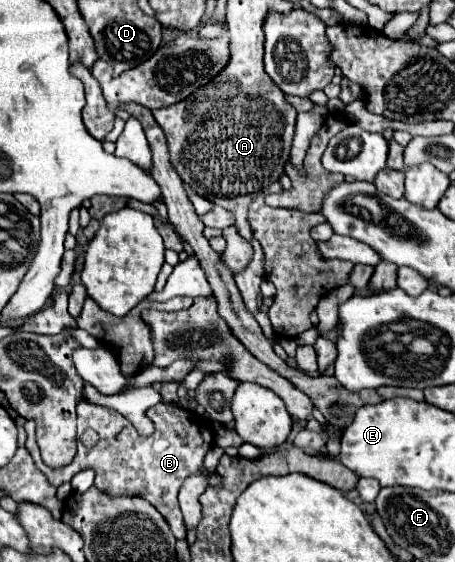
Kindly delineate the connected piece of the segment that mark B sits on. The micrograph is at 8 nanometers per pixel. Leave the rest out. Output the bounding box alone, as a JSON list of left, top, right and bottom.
[25,400,215,540]

